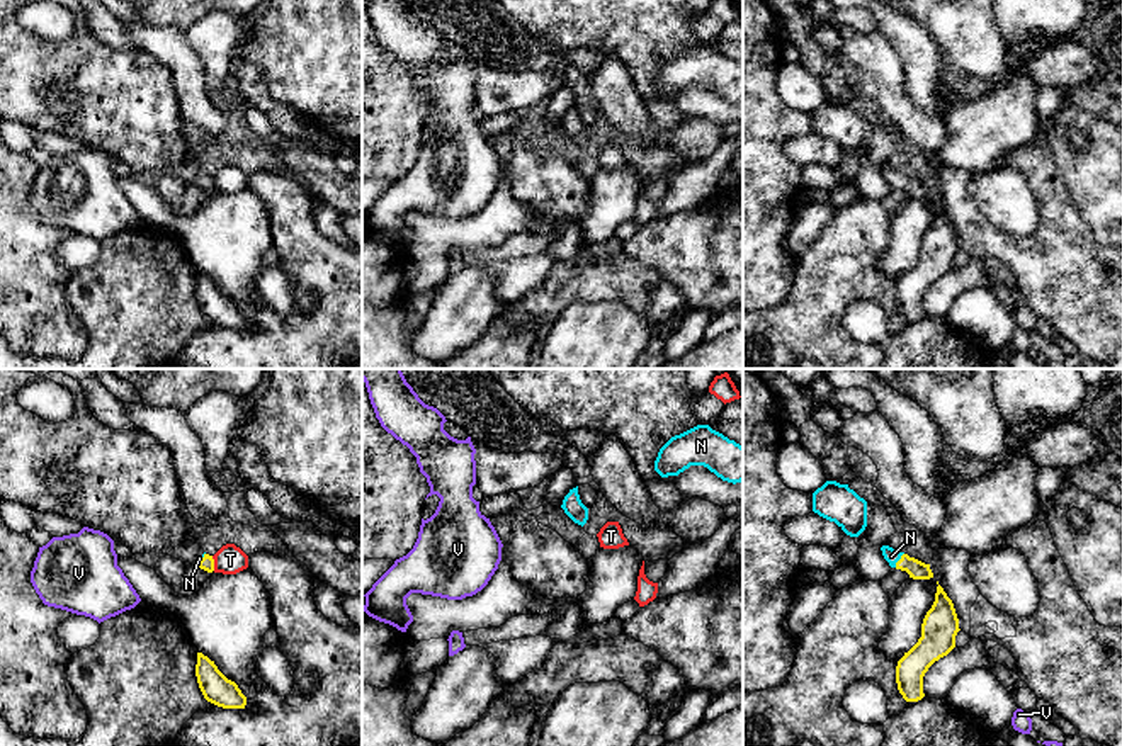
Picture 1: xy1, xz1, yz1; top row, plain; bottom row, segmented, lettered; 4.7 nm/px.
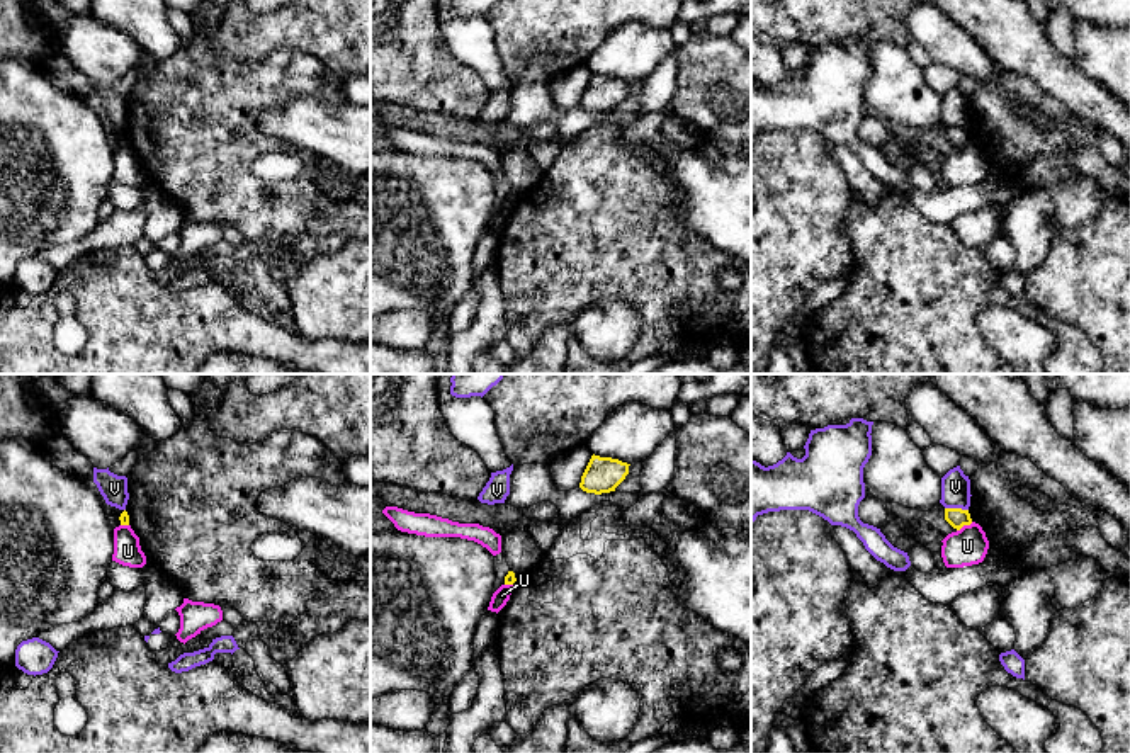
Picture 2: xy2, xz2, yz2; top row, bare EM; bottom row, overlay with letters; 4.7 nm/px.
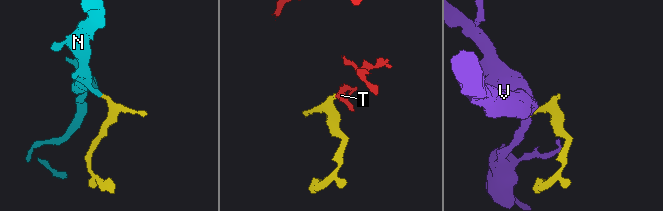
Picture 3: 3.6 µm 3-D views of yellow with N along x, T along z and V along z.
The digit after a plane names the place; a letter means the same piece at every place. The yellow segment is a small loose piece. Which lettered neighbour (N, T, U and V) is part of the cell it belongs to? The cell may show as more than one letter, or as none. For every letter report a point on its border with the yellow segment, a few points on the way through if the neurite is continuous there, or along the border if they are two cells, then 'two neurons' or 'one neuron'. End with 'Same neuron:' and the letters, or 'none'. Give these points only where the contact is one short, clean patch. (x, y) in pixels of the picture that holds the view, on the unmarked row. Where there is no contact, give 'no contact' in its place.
N: meets yellow in yz1 at (900, 179); runs through yz1 (917, 189), (900, 179), (891, 175); one neuron
T: meets yellow in xy1 at (213, 182); border along xy1 (211, 175), (215, 189); two neurons
U: meets yellow in yz2 at (964, 143); border along yz2 (972, 141), (957, 150); two neurons
V: meets yellow in yz2 at (957, 128); border along yz2 (945, 126), (967, 130); two neurons
Same neuron: N

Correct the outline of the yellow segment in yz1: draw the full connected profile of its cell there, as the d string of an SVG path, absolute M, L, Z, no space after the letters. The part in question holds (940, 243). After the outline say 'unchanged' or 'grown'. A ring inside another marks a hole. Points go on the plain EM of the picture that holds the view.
M938 204L935 221L921 243L921 257L904 272L896 285L898 309L906 321L918 321L925 316L923 296L928 287L955 267L959 238L952 219Z; unchanged

